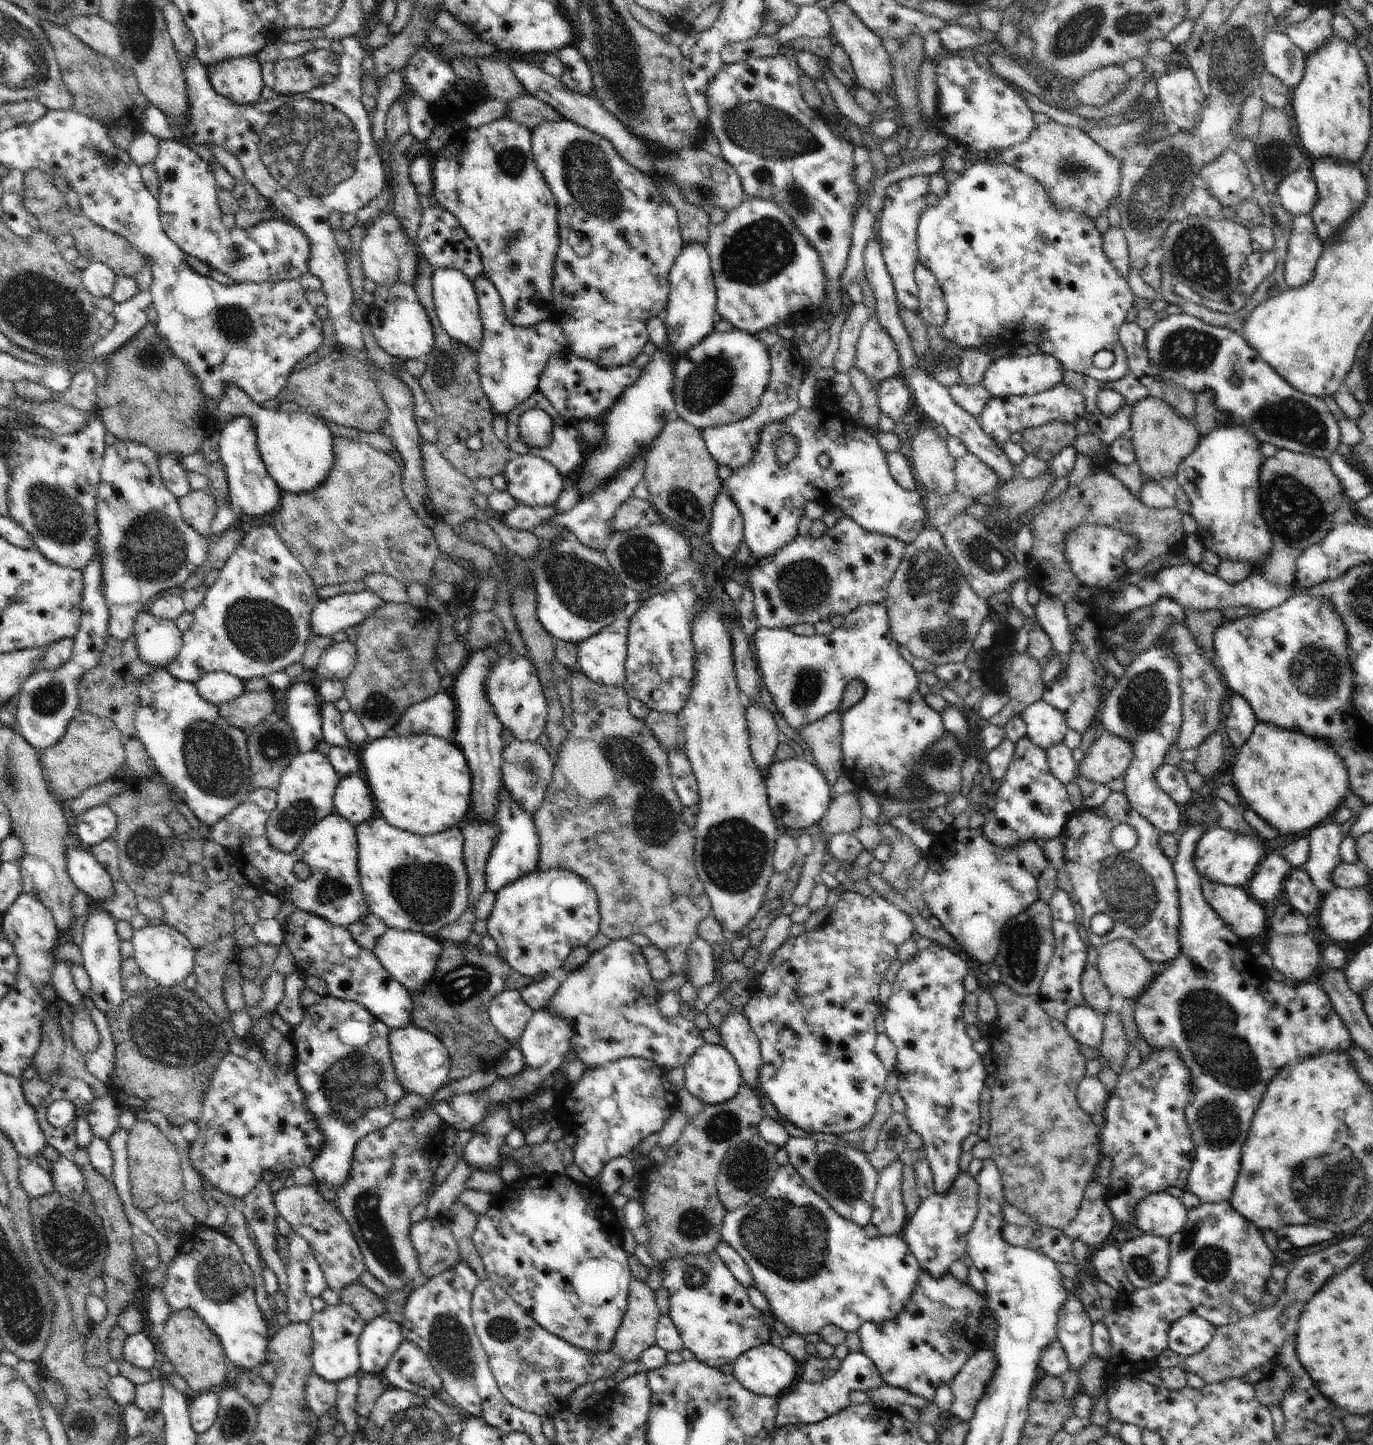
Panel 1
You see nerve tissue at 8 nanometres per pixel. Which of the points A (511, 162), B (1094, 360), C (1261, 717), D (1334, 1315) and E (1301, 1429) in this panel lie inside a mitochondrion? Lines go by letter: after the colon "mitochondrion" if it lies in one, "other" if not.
A: mitochondrion
B: other
C: other
D: other
E: mitochondrion

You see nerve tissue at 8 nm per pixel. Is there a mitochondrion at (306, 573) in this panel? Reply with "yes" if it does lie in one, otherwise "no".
no

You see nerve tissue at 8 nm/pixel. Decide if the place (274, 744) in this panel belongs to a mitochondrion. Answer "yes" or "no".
yes

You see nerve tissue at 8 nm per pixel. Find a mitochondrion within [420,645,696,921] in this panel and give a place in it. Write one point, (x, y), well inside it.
(654, 818)

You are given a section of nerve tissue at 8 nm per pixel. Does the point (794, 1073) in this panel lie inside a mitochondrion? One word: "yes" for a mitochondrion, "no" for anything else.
no

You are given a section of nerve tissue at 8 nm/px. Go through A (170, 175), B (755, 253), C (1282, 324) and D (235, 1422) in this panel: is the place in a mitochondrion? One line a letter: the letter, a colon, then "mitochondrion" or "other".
A: other
B: mitochondrion
C: other
D: mitochondrion

